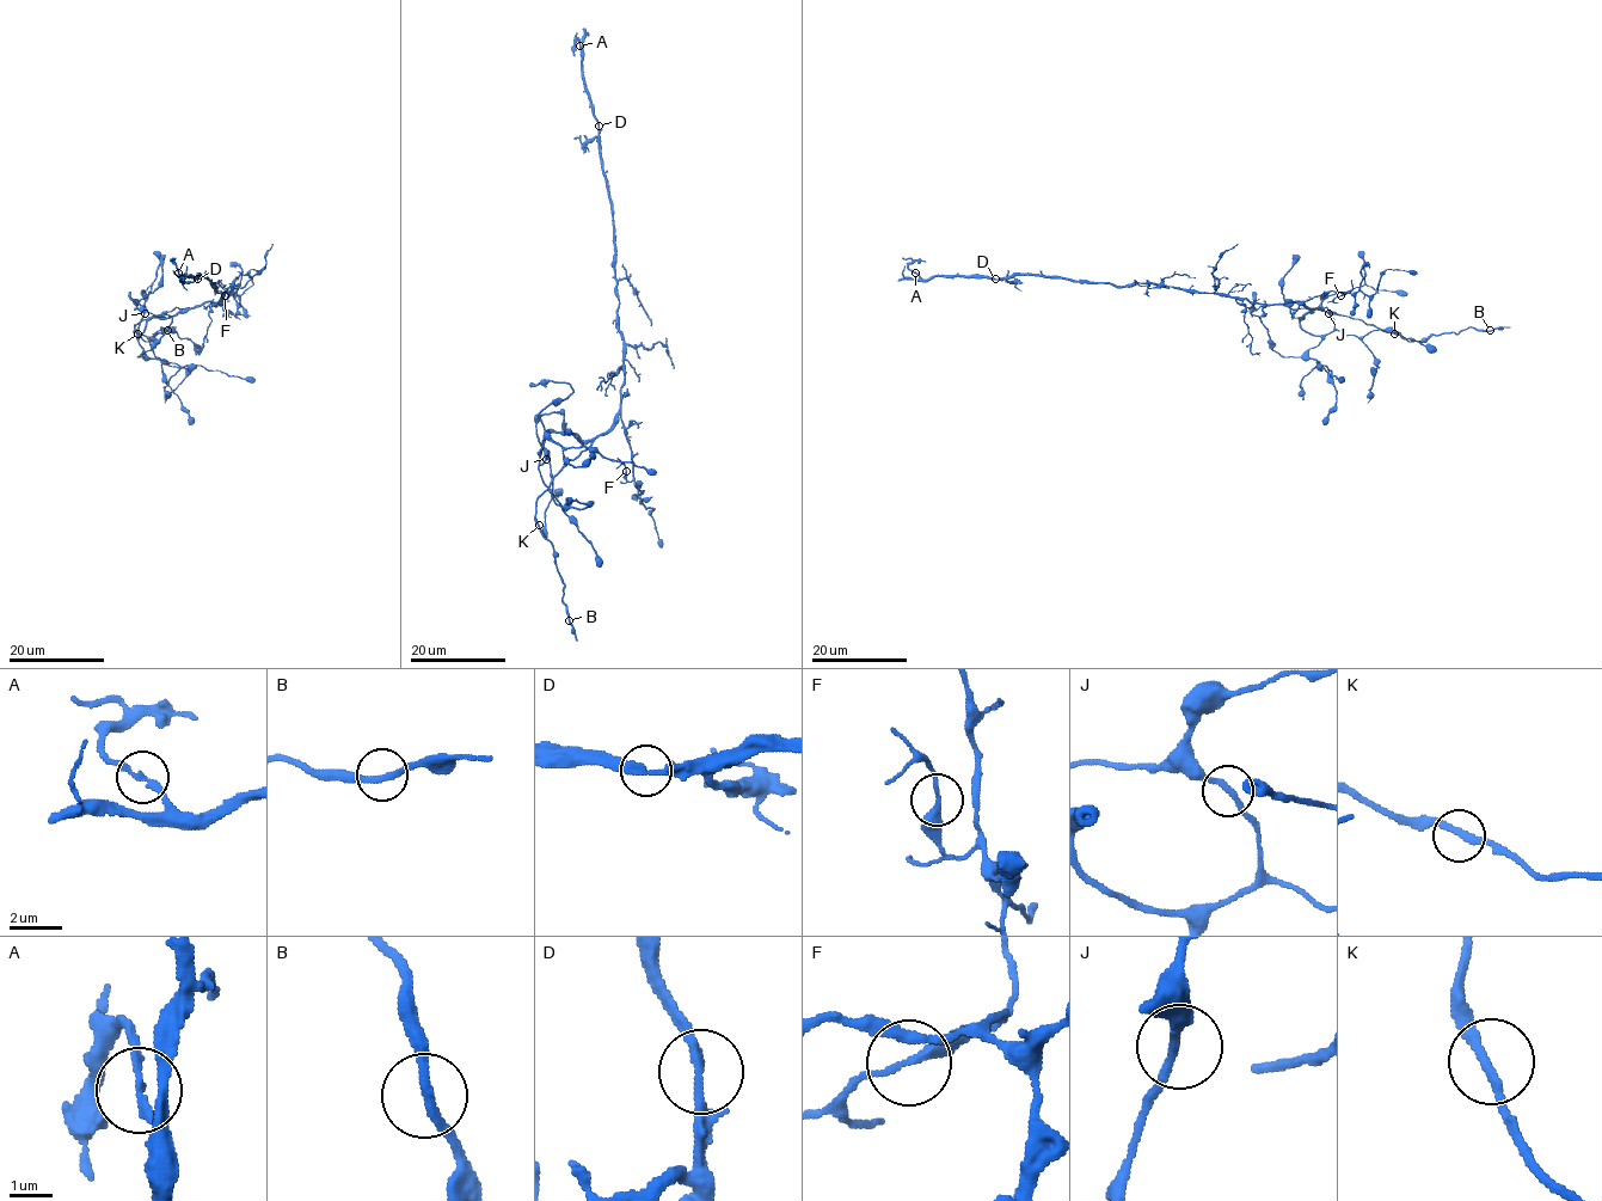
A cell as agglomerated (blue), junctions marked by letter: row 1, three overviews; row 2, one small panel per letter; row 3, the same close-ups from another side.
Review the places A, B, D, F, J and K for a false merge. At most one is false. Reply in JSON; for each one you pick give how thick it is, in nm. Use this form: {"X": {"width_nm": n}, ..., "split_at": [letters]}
{"split_at": []}

